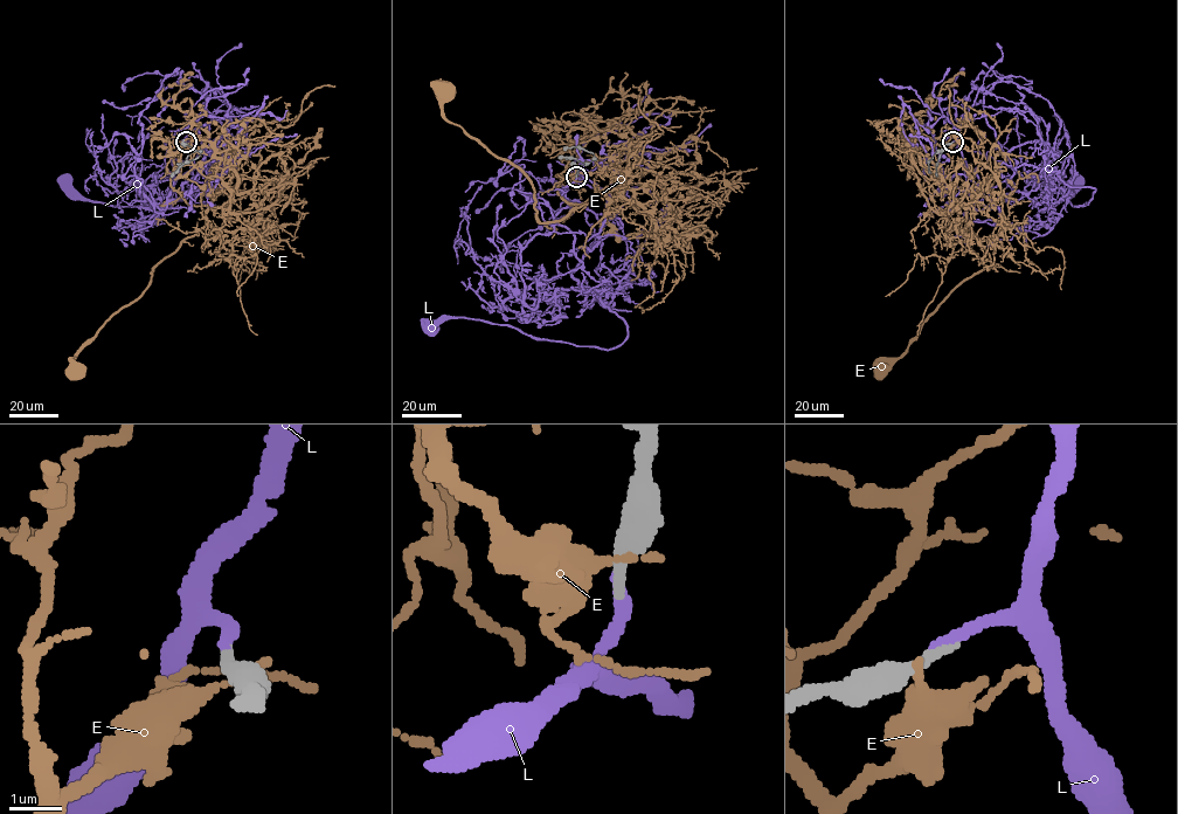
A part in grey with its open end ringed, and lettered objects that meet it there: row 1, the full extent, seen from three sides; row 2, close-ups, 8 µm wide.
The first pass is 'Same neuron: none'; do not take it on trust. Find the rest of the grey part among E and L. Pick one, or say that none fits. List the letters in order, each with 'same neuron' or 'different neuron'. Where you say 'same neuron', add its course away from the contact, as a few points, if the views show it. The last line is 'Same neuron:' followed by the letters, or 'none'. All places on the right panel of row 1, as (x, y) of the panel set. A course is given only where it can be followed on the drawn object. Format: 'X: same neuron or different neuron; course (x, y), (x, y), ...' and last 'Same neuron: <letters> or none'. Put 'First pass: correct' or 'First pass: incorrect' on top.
First pass: incorrect
E: different neuron
L: same neuron; course (951, 143), (990, 199), (1034, 190), (1045, 164), (1071, 187), (1095, 188), (1081, 206), (1069, 199), (1078, 181)
Same neuron: L

